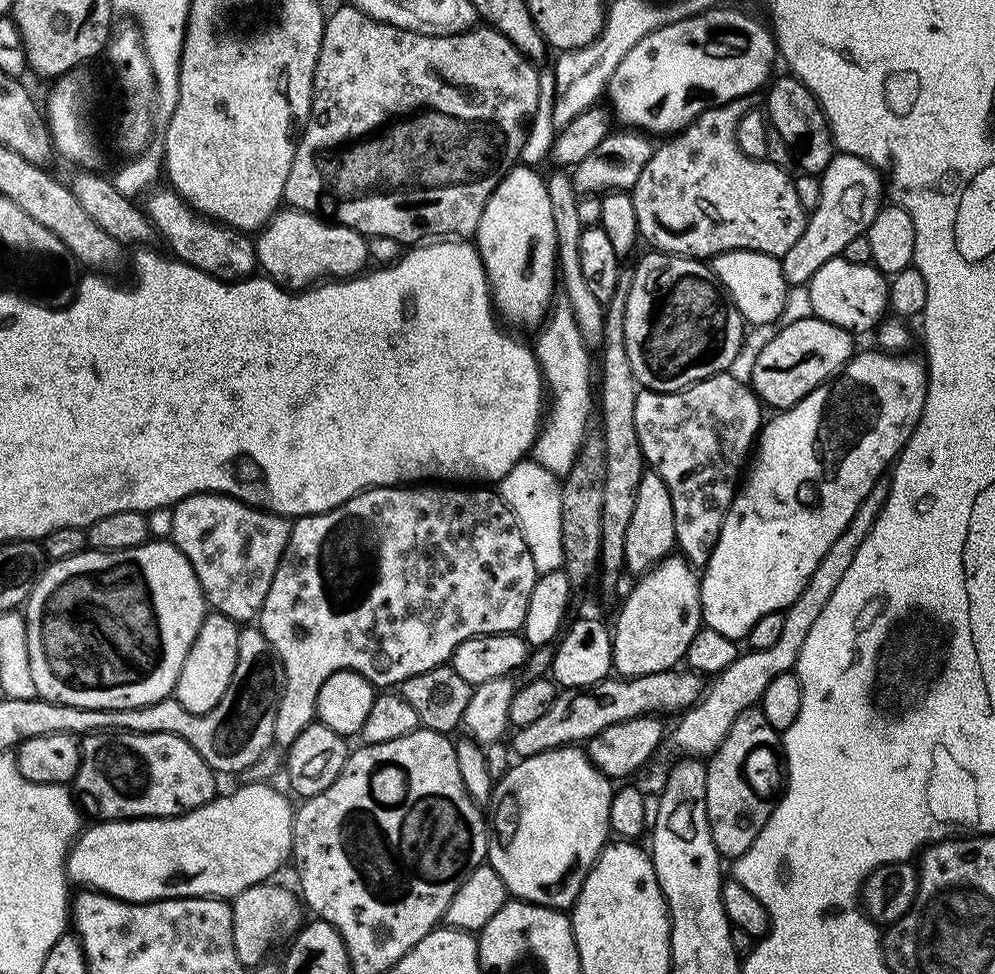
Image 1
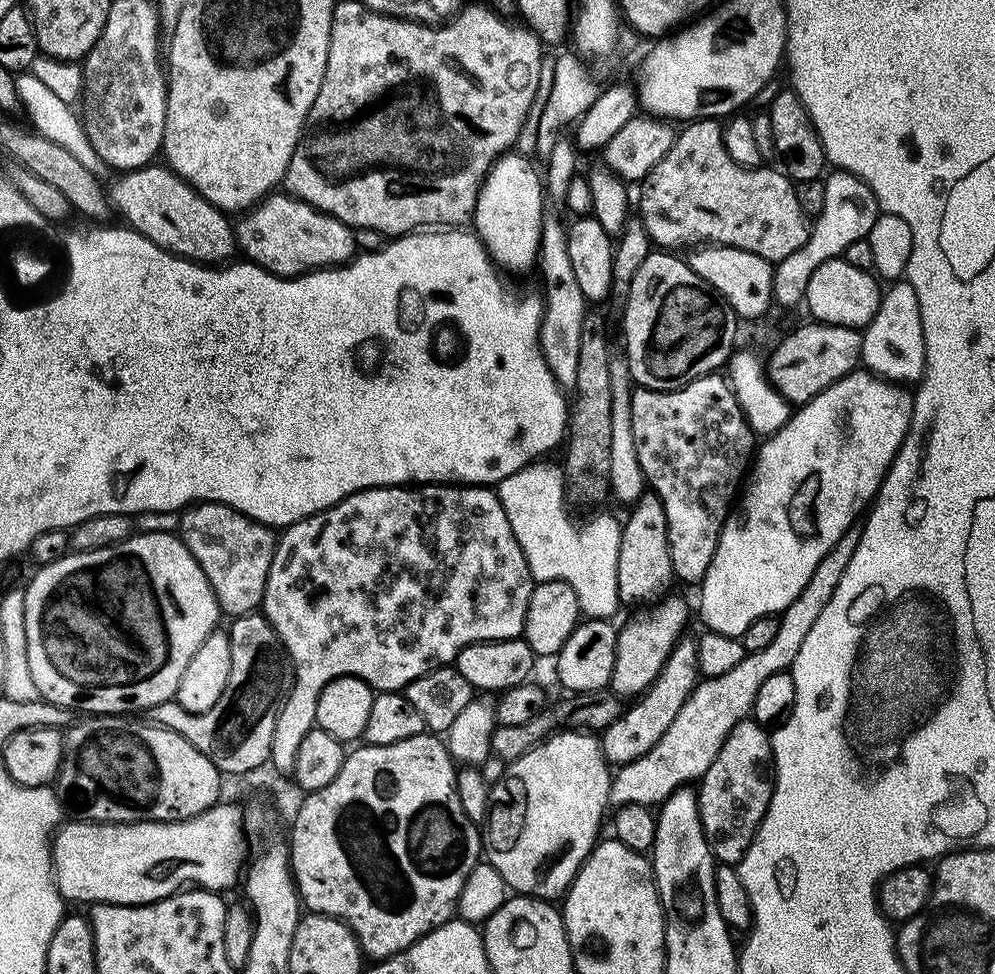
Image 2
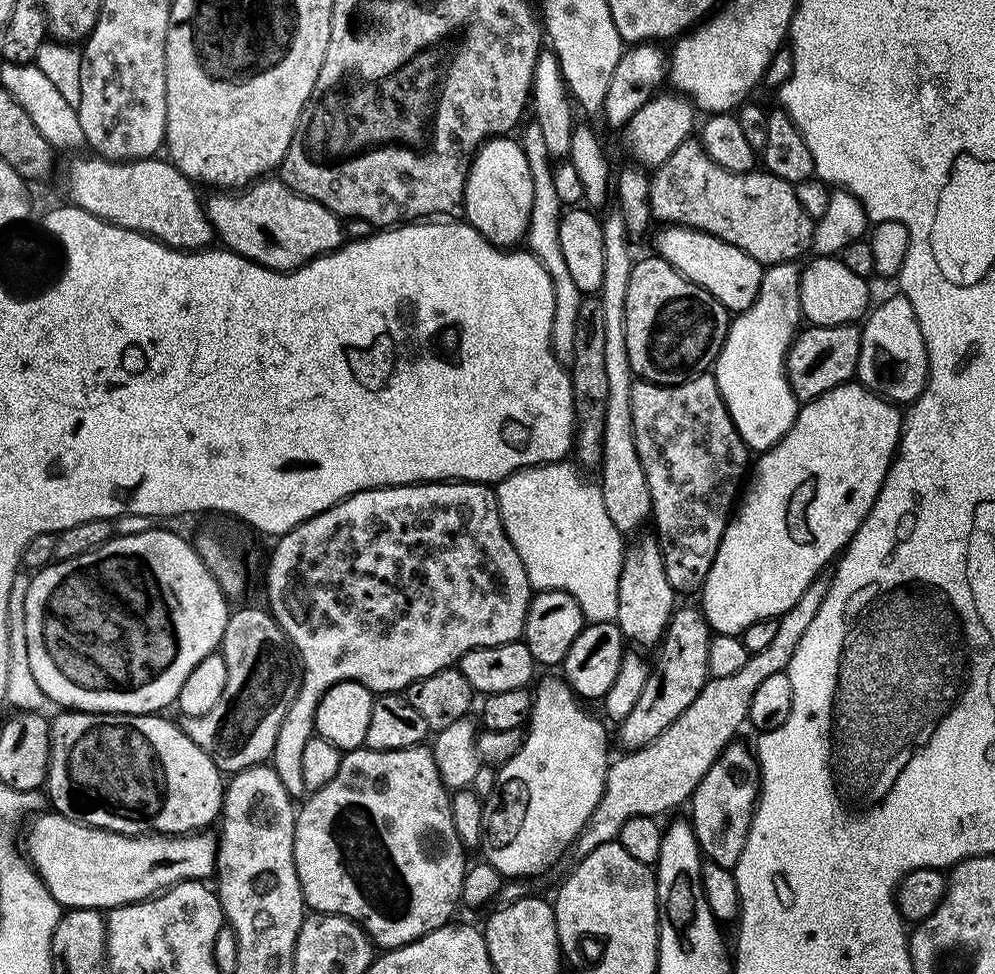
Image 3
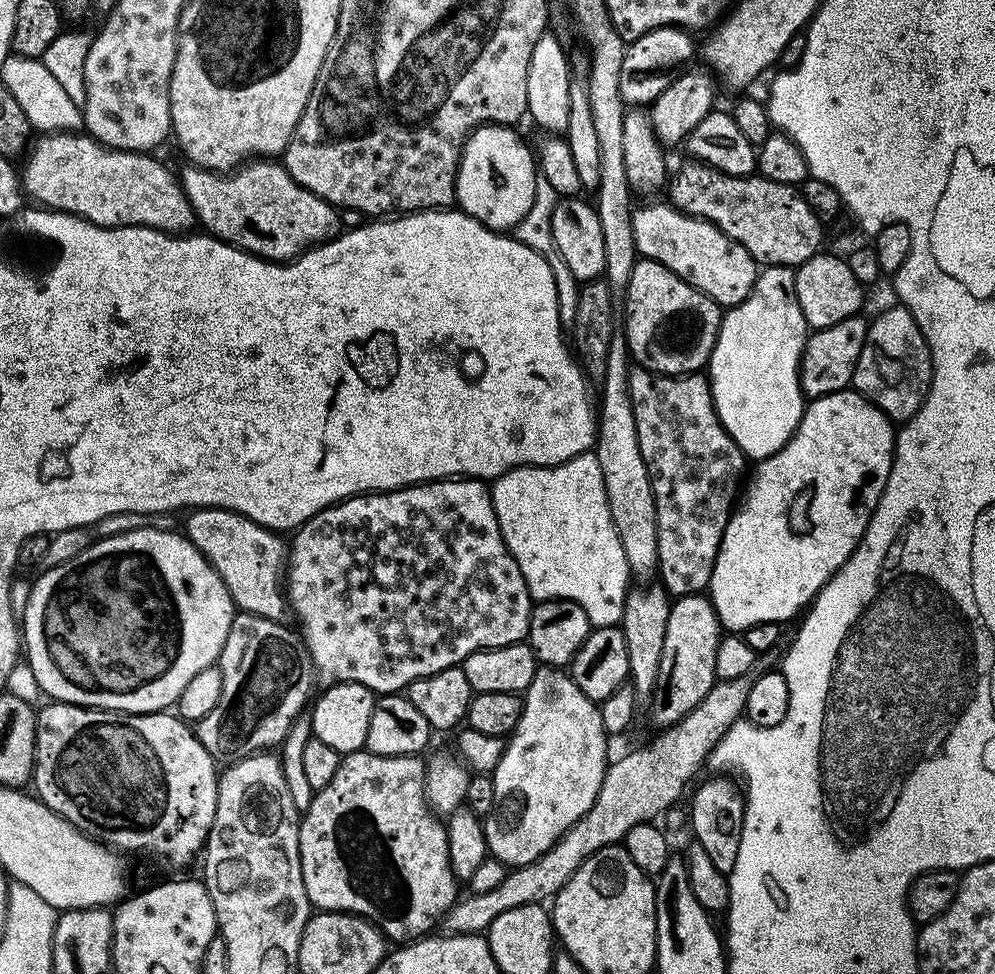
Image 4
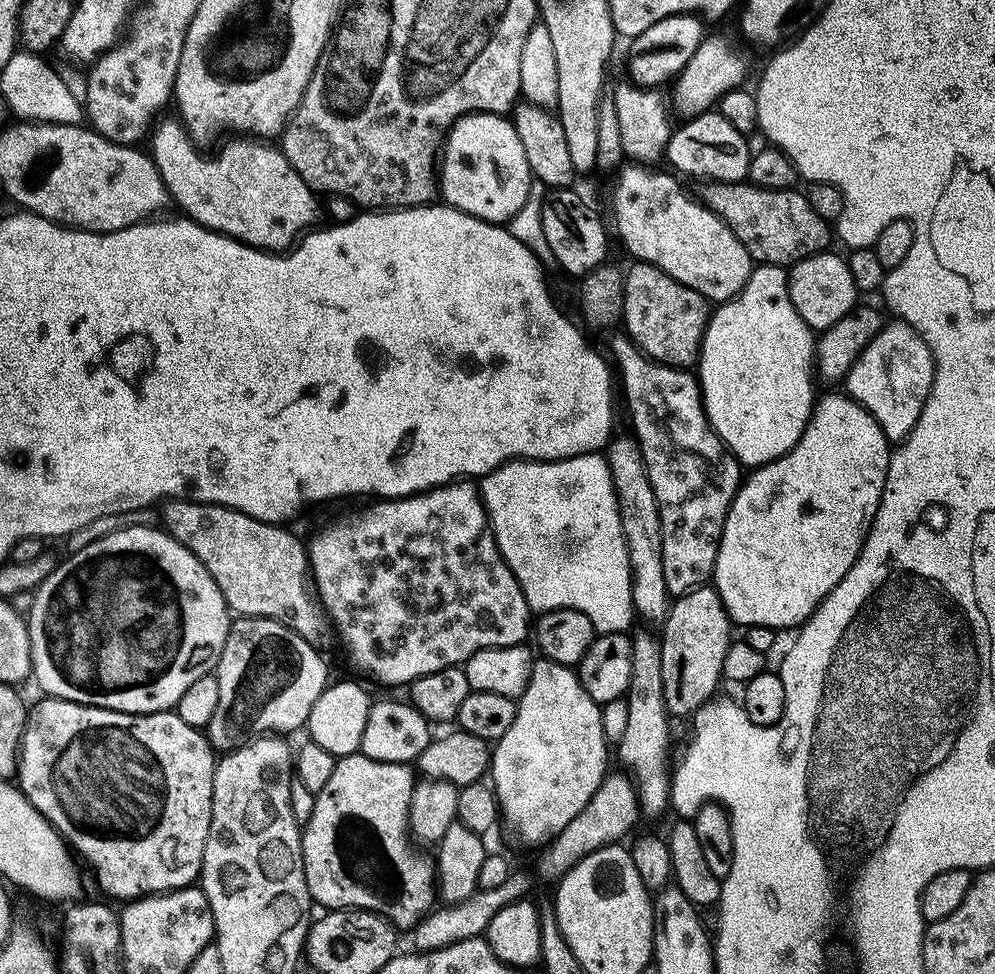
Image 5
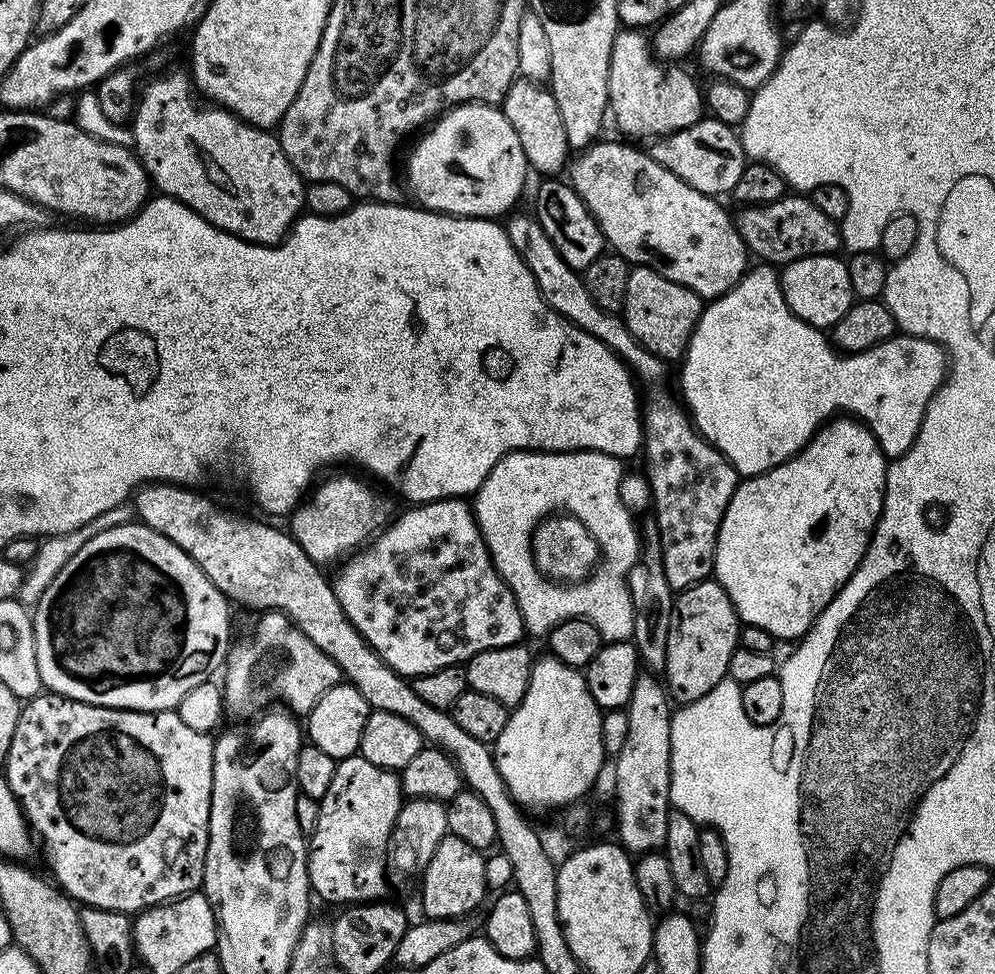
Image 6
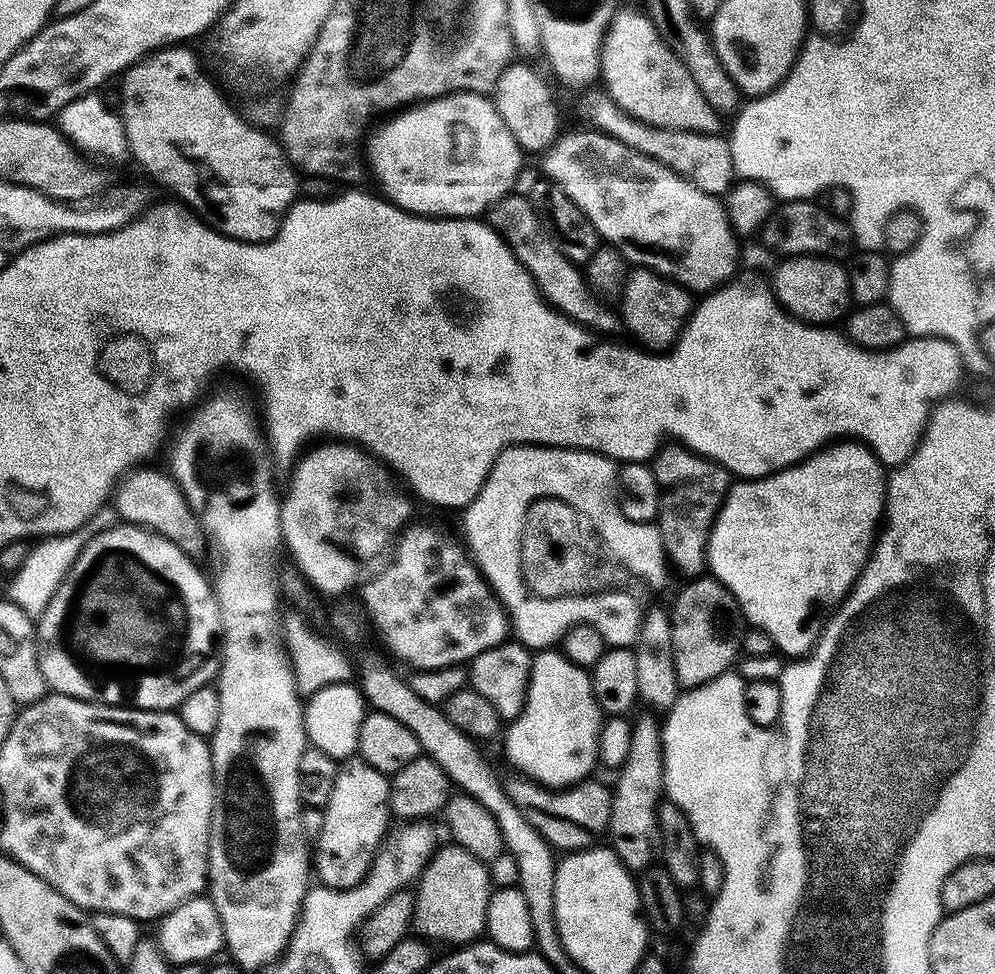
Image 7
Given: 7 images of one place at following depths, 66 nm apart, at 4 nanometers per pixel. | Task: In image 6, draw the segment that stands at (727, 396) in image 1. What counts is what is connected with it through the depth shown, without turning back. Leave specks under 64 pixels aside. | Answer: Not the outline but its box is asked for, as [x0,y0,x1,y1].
[502,215,738,593]

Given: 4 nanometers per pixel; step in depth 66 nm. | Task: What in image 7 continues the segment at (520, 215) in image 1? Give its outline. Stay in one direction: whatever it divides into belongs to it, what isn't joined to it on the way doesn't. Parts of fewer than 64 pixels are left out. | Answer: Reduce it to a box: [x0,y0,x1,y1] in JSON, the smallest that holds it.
[366,92,522,218]

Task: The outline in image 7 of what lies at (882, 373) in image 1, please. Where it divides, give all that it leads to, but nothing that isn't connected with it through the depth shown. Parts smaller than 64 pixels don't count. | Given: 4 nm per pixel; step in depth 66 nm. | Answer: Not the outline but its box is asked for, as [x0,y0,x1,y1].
[707,438,885,658]

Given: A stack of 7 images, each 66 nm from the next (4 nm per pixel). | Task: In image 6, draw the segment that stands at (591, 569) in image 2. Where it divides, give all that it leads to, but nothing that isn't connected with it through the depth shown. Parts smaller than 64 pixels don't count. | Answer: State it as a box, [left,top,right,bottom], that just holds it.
[474,452,642,642]

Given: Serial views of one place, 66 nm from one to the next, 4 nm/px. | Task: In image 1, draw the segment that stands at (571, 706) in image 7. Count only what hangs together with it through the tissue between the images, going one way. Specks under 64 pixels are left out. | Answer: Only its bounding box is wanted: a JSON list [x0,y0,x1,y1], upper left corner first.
[487,746,613,910]

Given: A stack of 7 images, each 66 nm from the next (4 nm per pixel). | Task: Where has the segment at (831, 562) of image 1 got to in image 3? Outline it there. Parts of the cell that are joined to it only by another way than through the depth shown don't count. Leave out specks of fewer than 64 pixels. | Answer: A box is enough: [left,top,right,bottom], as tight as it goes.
[574,575,829,857]

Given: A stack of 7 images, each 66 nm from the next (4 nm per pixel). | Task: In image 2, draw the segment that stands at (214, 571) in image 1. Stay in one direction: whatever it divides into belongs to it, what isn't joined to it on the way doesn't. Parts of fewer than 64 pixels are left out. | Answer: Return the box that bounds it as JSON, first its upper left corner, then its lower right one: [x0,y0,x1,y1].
[179,502,278,617]

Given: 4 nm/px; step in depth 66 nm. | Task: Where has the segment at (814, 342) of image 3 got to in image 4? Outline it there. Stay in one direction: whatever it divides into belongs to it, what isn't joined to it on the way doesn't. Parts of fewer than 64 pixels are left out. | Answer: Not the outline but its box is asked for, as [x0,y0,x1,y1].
[800,314,869,398]

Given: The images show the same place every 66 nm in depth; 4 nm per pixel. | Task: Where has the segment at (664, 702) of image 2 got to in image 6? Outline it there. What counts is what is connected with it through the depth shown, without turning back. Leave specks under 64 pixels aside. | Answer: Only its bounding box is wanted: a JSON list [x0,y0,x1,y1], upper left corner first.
[662,579,742,705]

